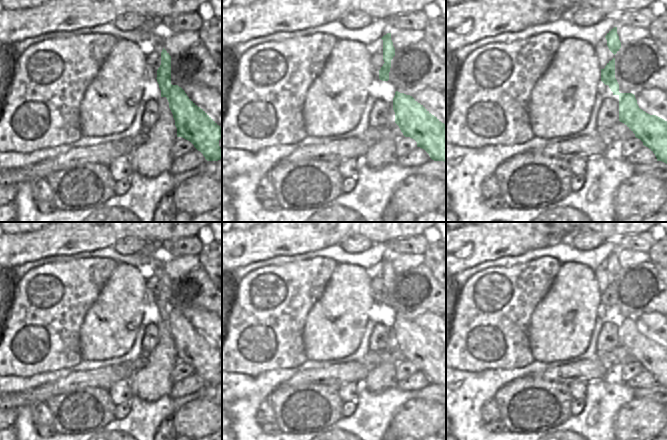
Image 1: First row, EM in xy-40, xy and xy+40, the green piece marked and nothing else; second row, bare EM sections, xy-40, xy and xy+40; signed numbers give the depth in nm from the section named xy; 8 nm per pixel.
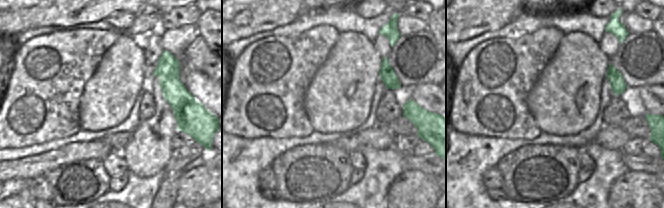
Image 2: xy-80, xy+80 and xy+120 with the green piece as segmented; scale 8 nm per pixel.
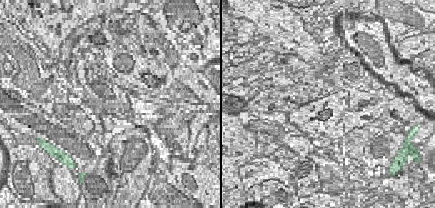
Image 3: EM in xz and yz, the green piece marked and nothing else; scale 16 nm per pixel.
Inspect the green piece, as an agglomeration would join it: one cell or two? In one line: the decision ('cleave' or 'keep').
cleave

